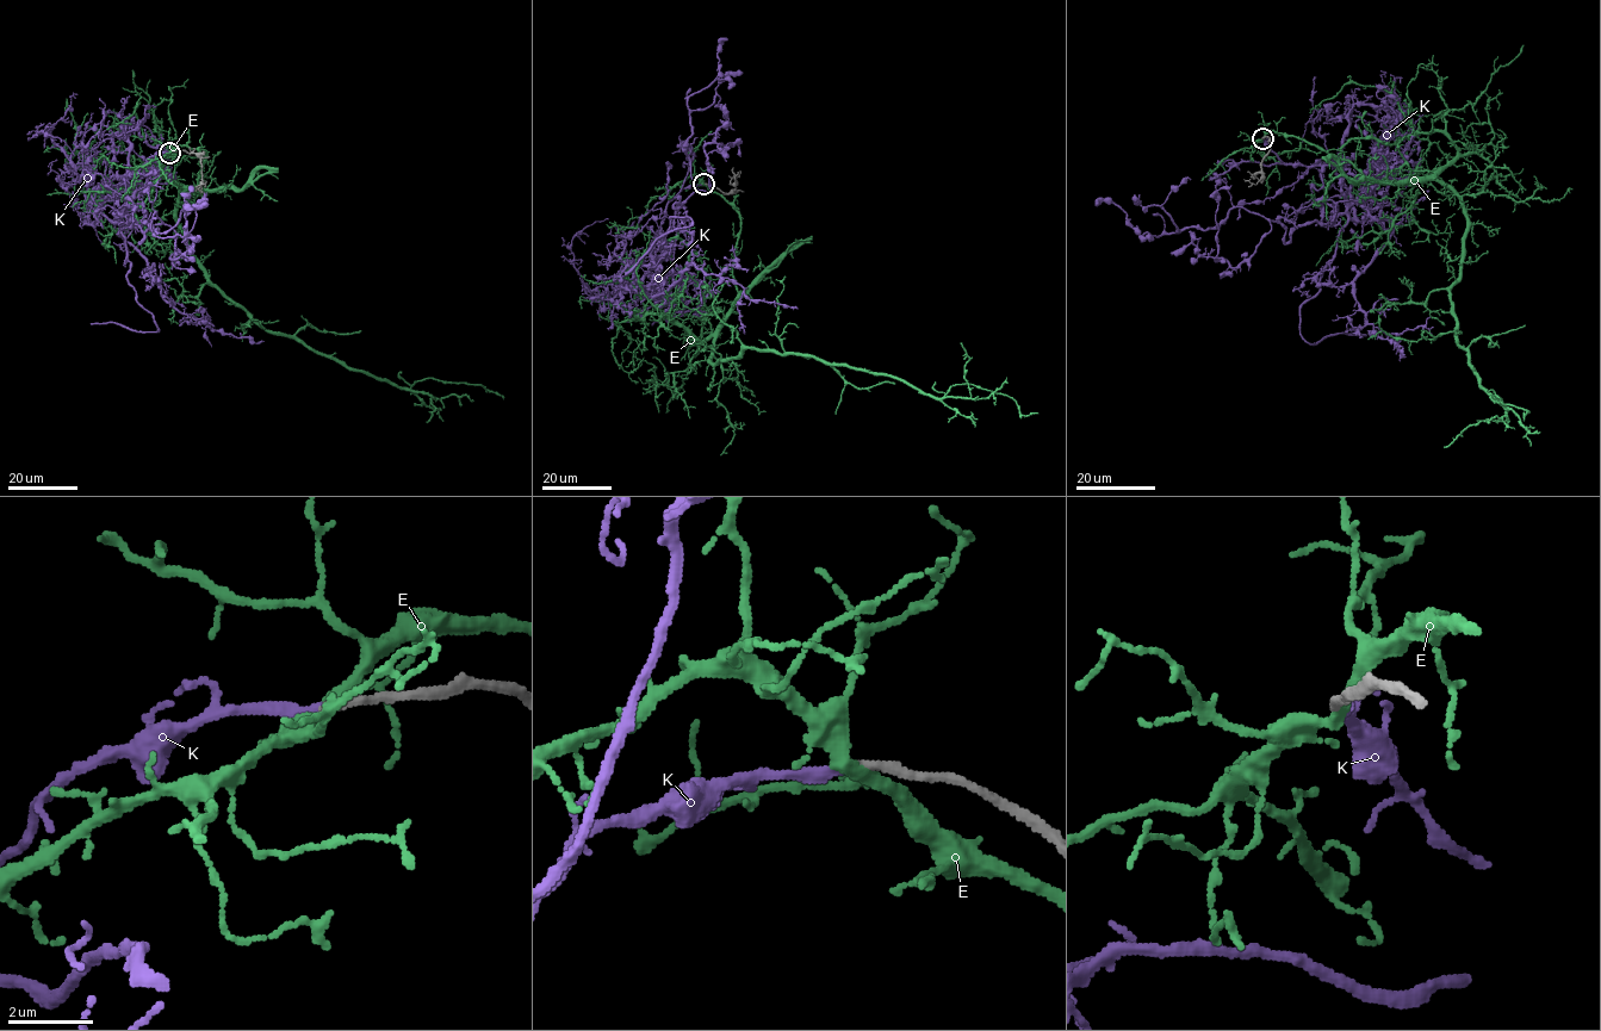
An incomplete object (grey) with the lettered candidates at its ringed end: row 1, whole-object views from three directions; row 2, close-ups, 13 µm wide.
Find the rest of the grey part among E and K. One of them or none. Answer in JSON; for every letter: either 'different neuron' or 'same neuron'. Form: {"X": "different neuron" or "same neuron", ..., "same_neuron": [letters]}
{"E": "different neuron", "K": "same neuron", "same_neuron": ["K"]}

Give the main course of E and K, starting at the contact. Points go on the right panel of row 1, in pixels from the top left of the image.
E: (1263, 138), (1304, 140), (1375, 181), (1437, 180), (1459, 199), (1456, 337), (1524, 421)
K: (1261, 138), (1320, 166), (1329, 222), (1285, 242), (1234, 206), (1156, 236), (1096, 204)

